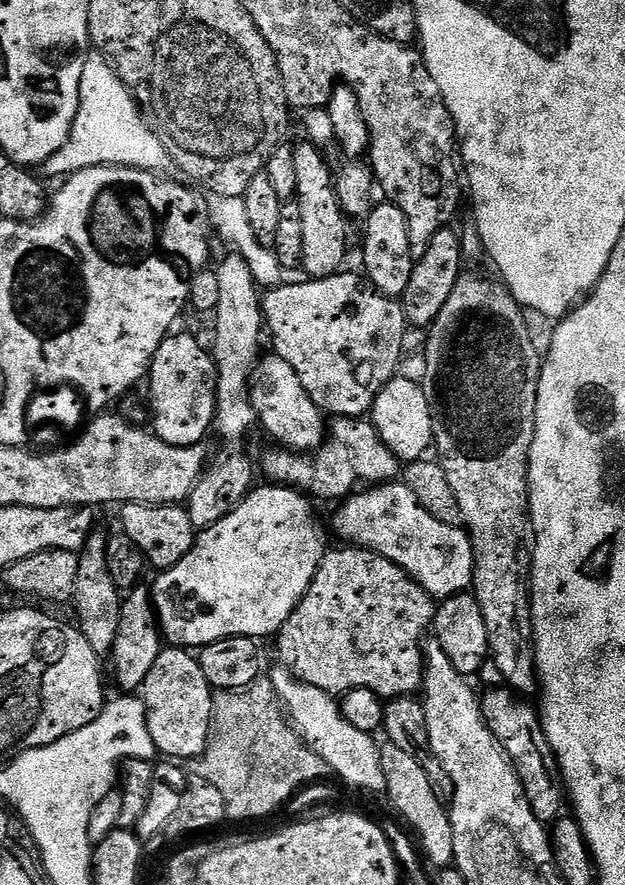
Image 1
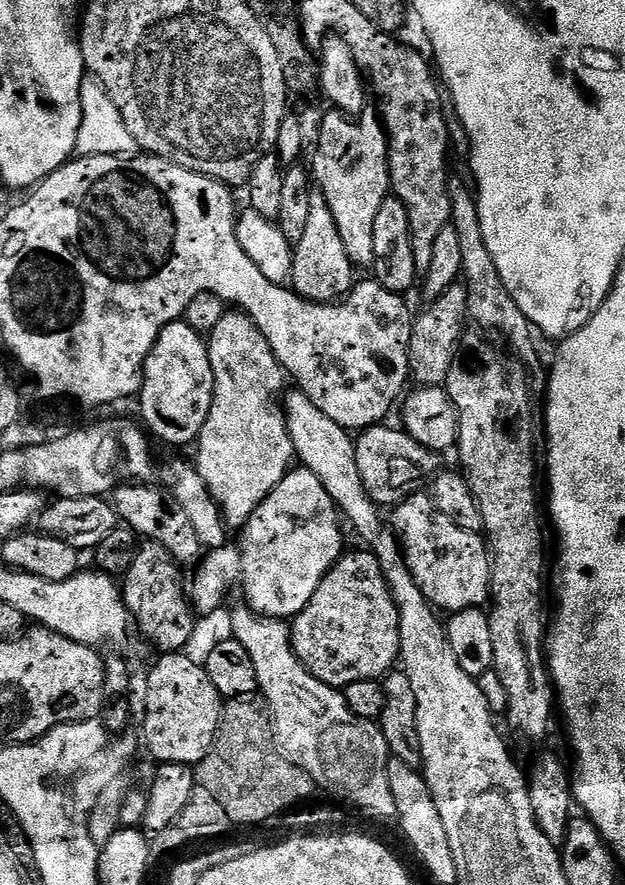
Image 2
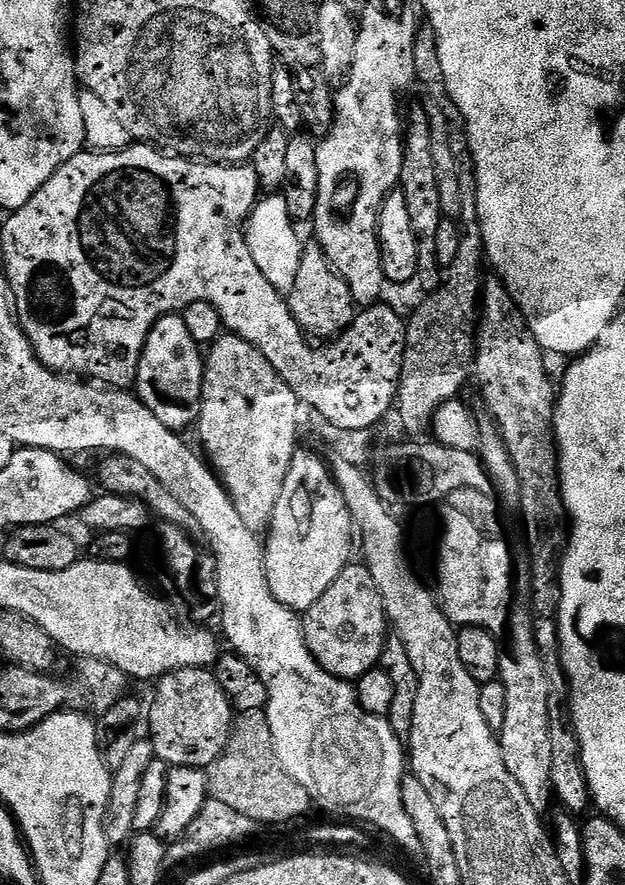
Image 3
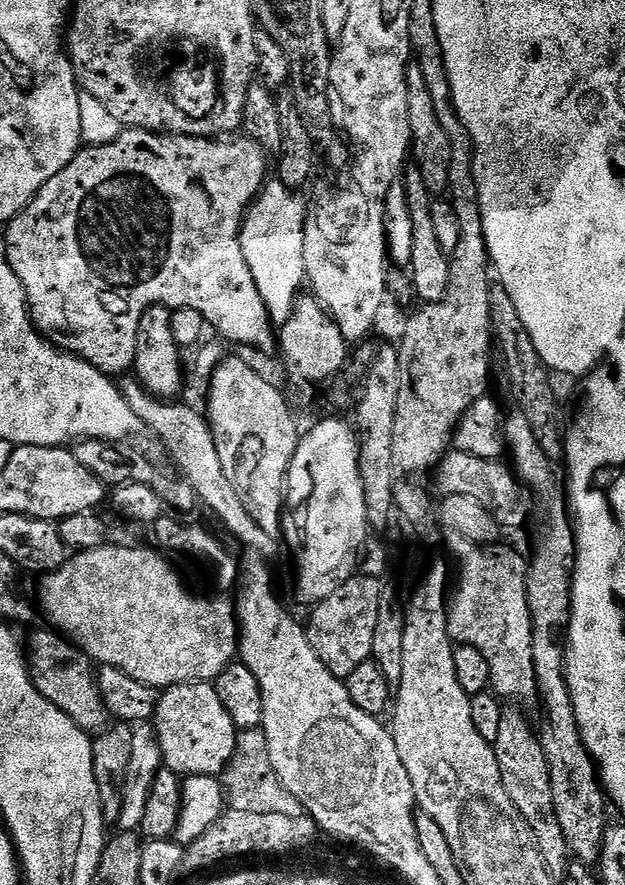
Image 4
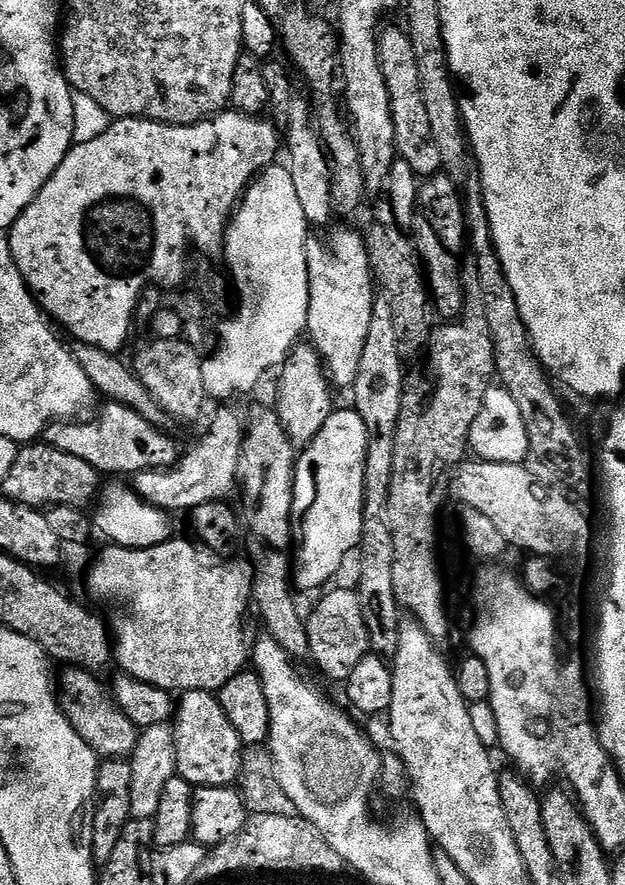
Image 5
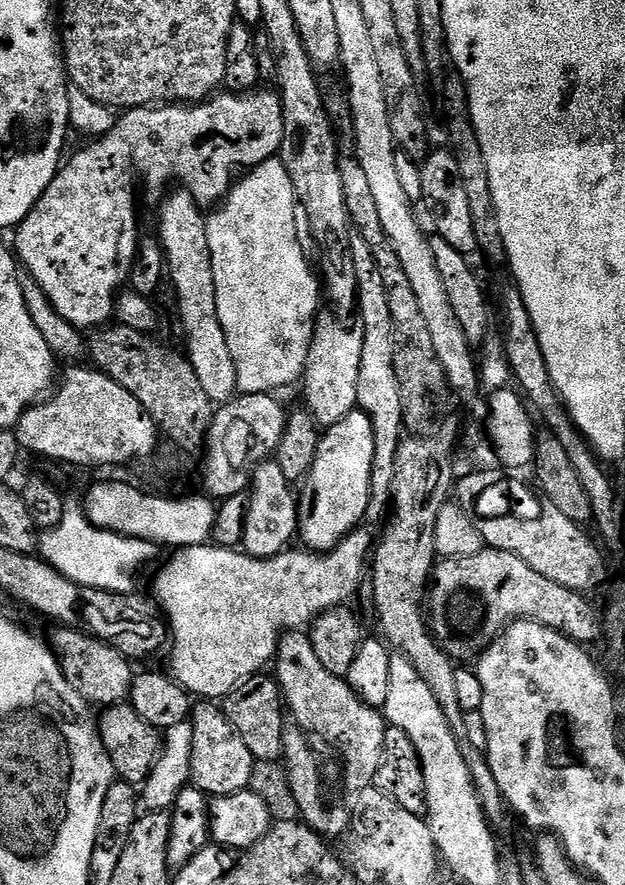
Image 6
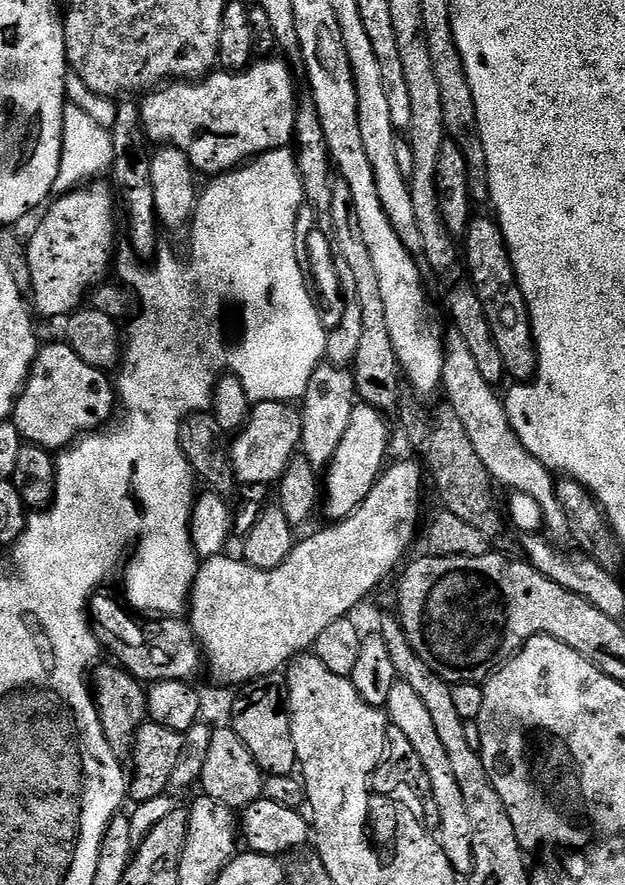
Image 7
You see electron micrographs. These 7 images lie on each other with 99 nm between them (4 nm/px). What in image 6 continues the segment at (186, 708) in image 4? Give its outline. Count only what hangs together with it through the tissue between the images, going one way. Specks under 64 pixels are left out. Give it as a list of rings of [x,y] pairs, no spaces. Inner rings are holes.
[[[200,702],[192,709],[190,723],[194,730],[191,783],[209,798],[232,795],[247,789],[252,782],[253,758],[246,742],[238,738],[234,726],[226,718],[223,707]]]

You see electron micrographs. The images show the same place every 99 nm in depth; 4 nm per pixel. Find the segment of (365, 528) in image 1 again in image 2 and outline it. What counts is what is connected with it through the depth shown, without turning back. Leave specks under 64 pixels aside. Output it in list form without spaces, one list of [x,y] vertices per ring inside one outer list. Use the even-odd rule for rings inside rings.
[[[417,494],[391,509],[390,527],[396,533],[414,582],[433,608],[444,614],[484,608],[492,594],[492,558],[485,537],[454,526],[441,516],[431,495]]]

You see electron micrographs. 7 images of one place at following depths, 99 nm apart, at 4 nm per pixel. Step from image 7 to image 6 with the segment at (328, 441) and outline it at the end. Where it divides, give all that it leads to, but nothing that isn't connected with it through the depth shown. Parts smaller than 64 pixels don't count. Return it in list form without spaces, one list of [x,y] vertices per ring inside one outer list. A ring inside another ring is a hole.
[[[336,314],[321,315],[312,331],[308,357],[304,363],[304,400],[307,411],[312,413],[317,425],[337,424],[342,418],[357,411],[358,374],[362,358],[363,331],[347,328],[345,321]]]

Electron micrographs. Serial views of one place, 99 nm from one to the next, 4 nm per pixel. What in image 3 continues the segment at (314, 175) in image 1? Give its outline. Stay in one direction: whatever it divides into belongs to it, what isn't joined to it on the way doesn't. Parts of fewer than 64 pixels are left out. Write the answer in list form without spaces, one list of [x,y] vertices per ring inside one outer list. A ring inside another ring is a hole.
[[[315,242],[309,244],[309,248],[307,245],[300,253],[300,265],[294,278],[294,286],[286,293],[288,309],[290,314],[294,314],[298,326],[309,337],[336,338],[341,332],[351,328],[353,320],[356,319],[358,305],[350,294],[350,286],[346,286],[346,282],[328,261],[320,245]]]

